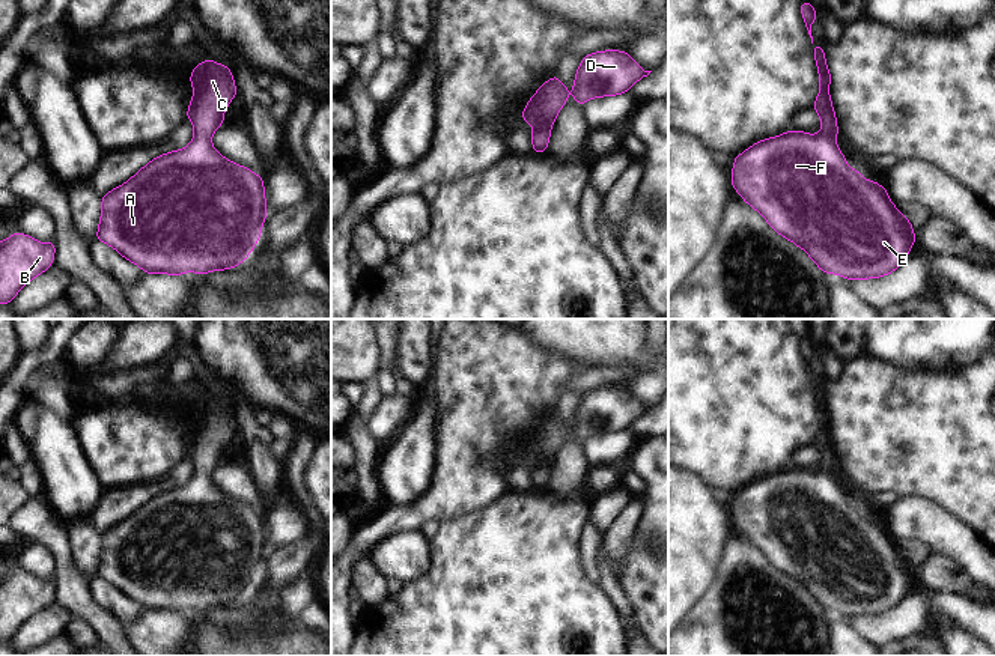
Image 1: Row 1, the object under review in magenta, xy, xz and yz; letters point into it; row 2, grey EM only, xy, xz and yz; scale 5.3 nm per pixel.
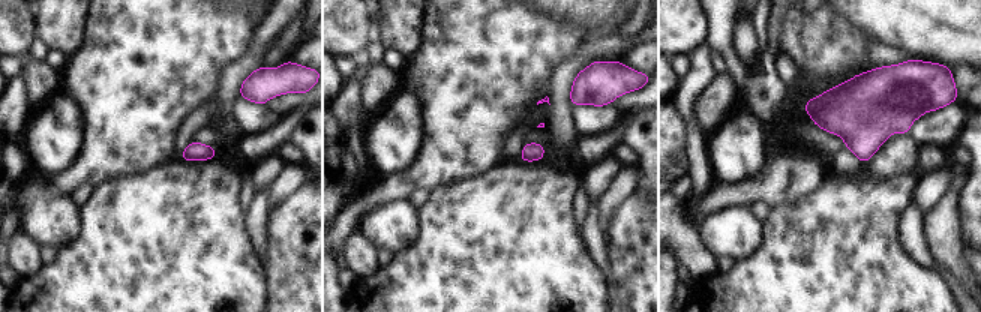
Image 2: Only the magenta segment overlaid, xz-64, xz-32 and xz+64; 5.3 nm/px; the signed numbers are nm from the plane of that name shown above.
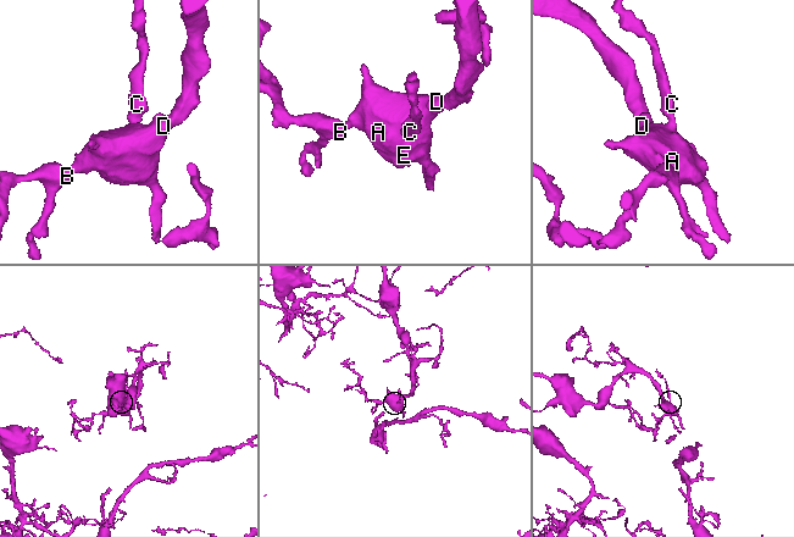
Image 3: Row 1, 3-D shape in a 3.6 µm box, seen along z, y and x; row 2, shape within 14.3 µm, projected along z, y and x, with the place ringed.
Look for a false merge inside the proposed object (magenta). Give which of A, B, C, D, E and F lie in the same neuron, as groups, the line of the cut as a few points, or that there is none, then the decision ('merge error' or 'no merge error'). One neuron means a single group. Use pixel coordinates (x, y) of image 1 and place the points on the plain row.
A B C D E F; no cut; no merge error

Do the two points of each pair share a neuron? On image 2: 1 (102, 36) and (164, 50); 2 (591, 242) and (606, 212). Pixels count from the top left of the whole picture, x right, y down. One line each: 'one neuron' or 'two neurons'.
1: one neuron
2: two neurons

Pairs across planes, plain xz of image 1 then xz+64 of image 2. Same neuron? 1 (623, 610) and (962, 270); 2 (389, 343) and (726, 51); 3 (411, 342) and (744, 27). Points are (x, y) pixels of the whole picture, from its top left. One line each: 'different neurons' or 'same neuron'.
1: different neurons
2: same neuron
3: same neuron

